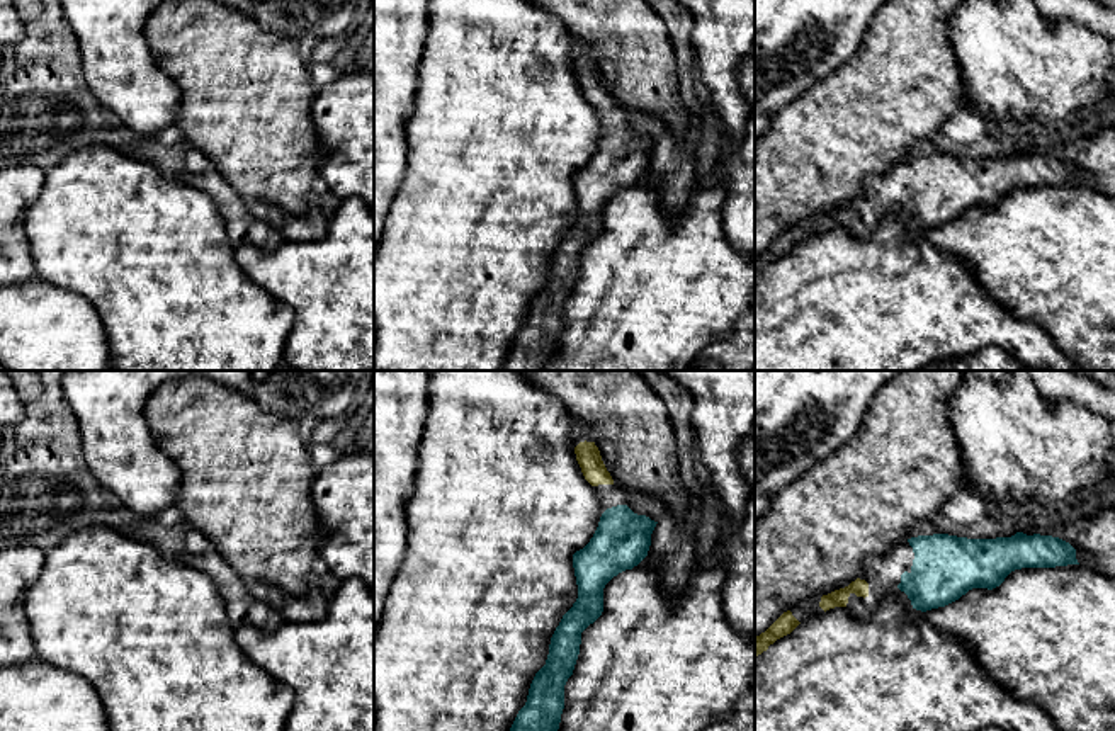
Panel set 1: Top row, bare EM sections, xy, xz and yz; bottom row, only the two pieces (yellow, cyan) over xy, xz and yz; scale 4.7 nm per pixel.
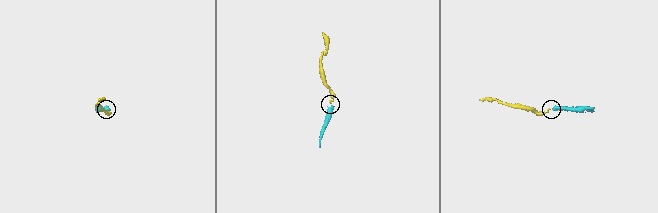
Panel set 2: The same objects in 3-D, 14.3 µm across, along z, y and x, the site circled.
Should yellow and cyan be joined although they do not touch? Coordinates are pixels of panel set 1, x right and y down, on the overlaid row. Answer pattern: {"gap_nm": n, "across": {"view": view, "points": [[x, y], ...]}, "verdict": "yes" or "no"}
{"gap_nm": 110, "across": {"view": "xz", "points": [[612, 483], [617, 505]]}, "verdict": "yes"}

